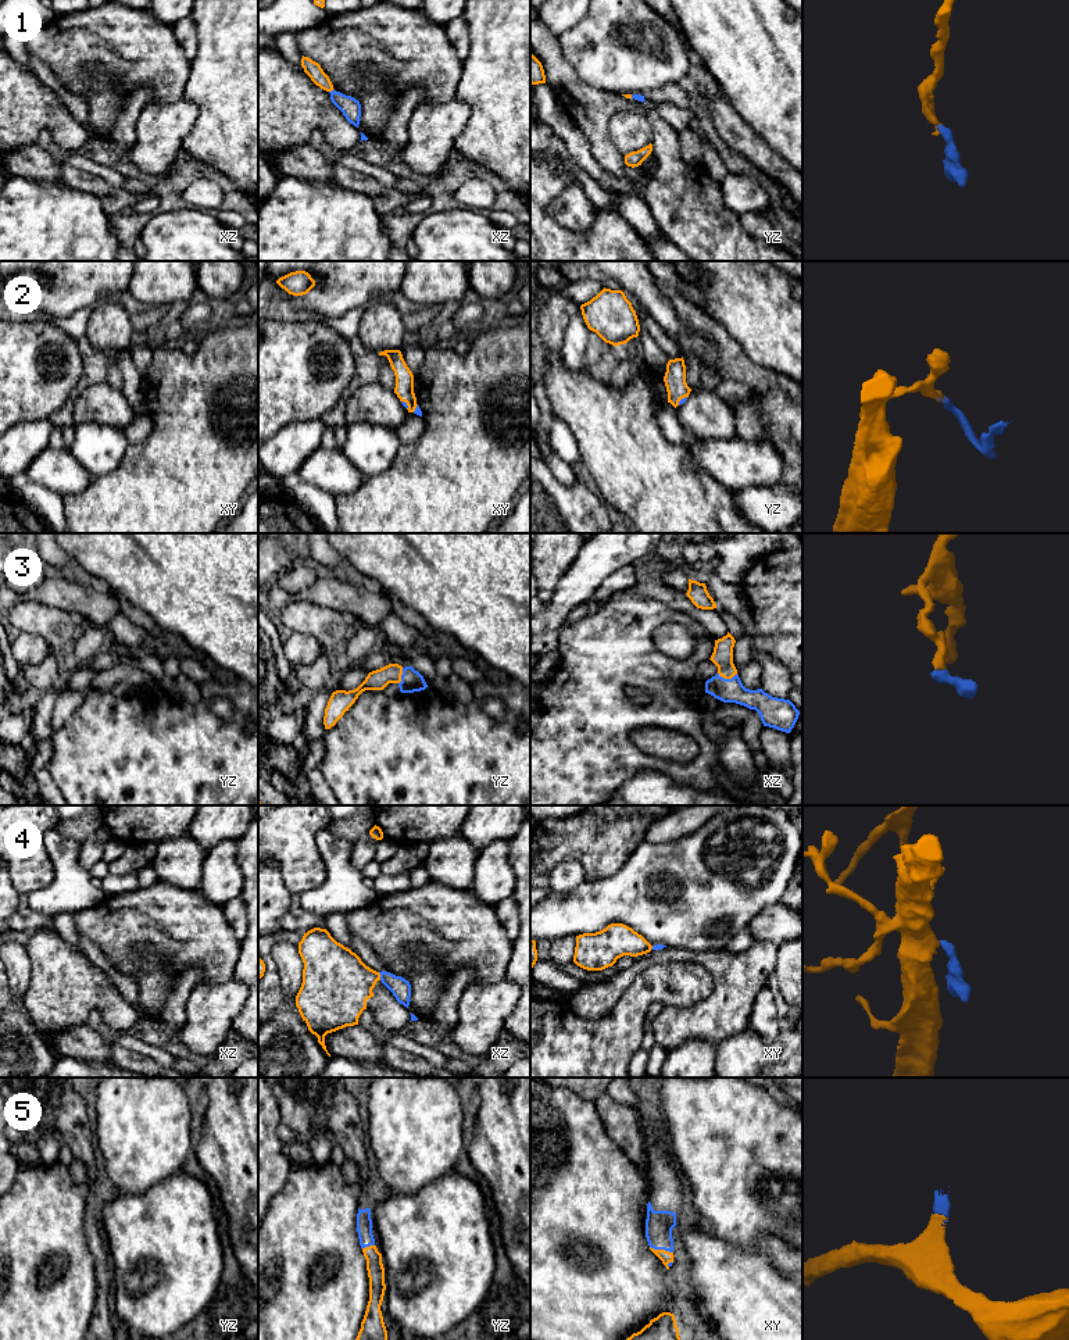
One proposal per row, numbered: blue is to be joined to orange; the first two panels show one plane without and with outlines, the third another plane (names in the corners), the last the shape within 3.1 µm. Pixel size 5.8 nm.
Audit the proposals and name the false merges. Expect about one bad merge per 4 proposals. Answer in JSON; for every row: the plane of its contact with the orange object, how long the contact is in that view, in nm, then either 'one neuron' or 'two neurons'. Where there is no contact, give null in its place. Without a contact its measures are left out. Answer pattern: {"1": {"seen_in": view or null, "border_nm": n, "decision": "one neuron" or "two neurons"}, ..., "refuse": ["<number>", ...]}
{"1": {"seen_in": "xz", "border_nm": 30, "decision": "one neuron"}, "2": {"seen_in": "yz", "border_nm": 80, "decision": "one neuron"}, "3": {"seen_in": "xz", "border_nm": 110, "decision": "one neuron"}, "4": {"seen_in": "xz", "border_nm": 50, "decision": "two neurons"}, "5": {"seen_in": "xy", "border_nm": 140, "decision": "one neuron"}, "refuse": ["4"]}

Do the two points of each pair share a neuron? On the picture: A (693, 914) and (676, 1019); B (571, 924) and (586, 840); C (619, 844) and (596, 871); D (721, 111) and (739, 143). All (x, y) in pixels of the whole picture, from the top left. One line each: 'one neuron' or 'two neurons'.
A: two neurons
B: two neurons
C: one neuron
D: one neuron

